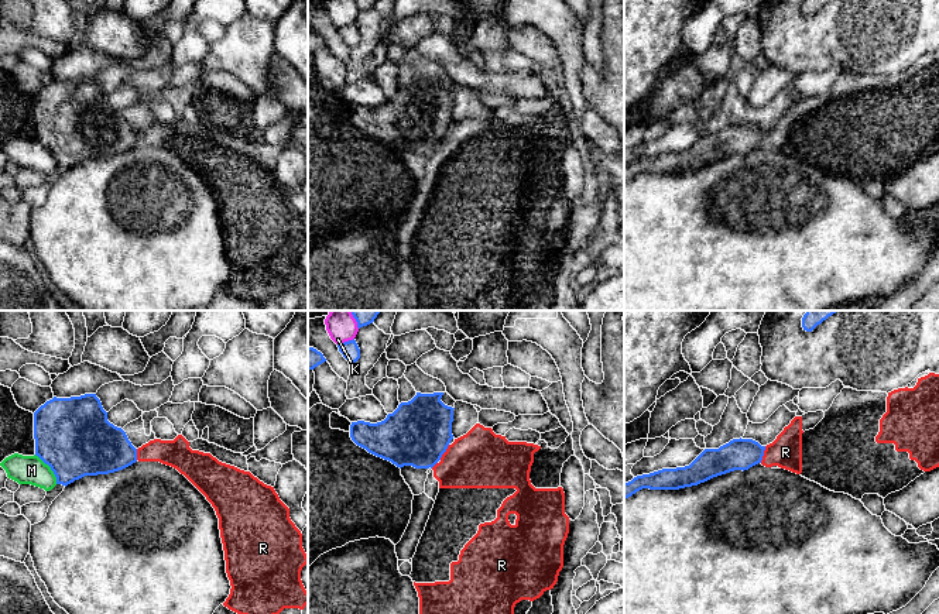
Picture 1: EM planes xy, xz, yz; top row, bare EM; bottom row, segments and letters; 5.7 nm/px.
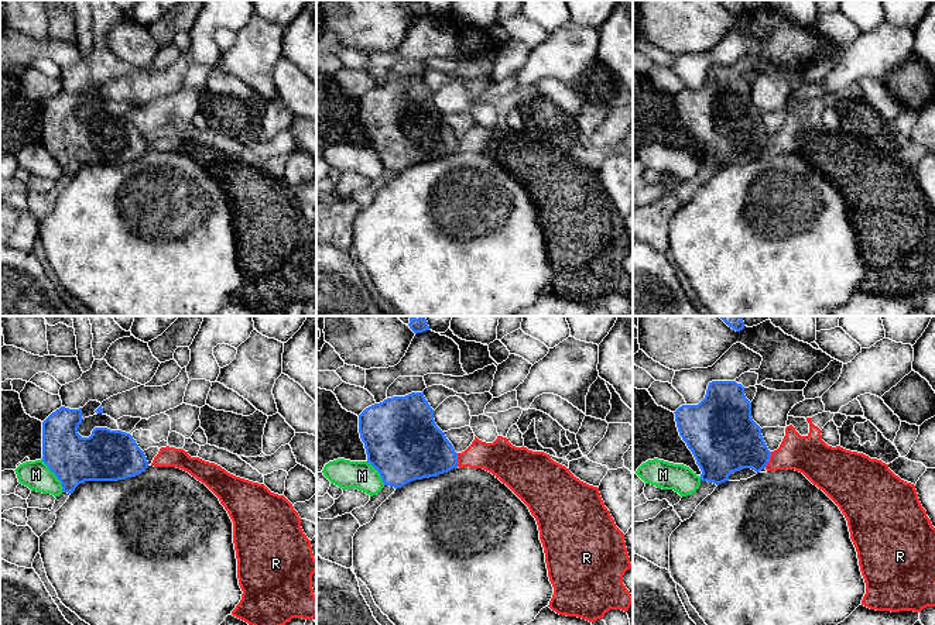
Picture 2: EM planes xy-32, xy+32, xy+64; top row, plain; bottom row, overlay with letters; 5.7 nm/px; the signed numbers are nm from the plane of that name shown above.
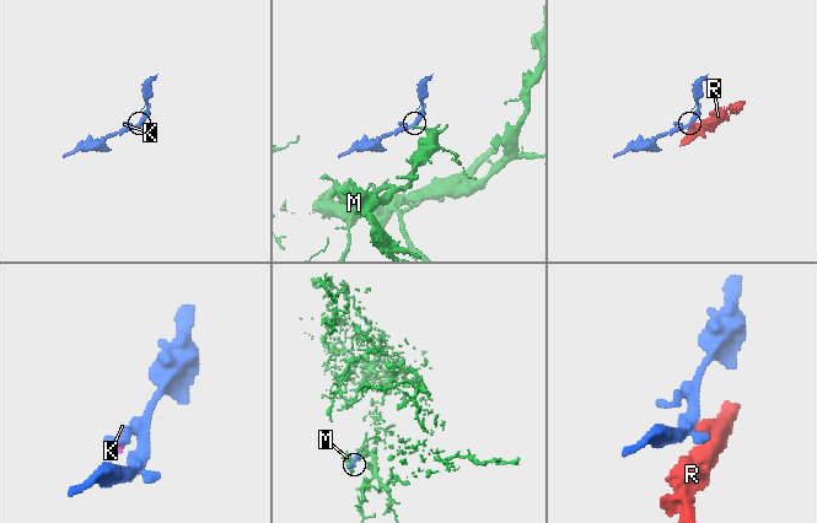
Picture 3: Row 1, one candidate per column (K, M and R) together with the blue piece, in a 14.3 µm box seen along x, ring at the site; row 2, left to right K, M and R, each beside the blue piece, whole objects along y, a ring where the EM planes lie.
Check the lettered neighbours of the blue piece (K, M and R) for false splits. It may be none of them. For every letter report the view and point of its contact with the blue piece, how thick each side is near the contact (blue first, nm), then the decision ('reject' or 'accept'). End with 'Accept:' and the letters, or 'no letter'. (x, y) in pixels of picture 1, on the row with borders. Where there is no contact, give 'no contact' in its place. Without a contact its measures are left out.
K: contact xz (345, 342); calibres 100 and 170 nm; reject
M: contact xy (50, 466); calibres 440 and 160 nm; reject
R: contact yz (763, 455); calibres 180 and 190 nm; accept
Accept: R

